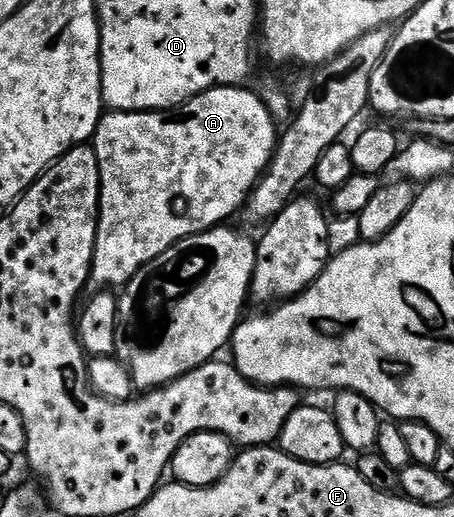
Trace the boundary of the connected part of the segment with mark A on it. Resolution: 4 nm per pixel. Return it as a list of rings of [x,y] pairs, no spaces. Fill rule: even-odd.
[[[219,85],[216,89],[206,91],[194,99],[190,99],[178,109],[161,111],[158,113],[117,113],[105,112],[101,117],[96,133],[91,139],[92,150],[98,155],[98,171],[100,172],[100,218],[96,224],[96,242],[94,243],[94,255],[92,256],[91,284],[97,290],[104,291],[109,287],[123,287],[128,281],[138,275],[140,269],[146,267],[152,260],[158,259],[166,251],[179,244],[188,237],[197,237],[199,233],[209,232],[223,226],[227,217],[232,217],[241,212],[244,202],[248,200],[256,184],[260,182],[272,156],[276,153],[278,140],[278,122],[272,116],[268,106],[265,105],[263,96],[259,92],[251,93],[248,87],[235,85]]]

